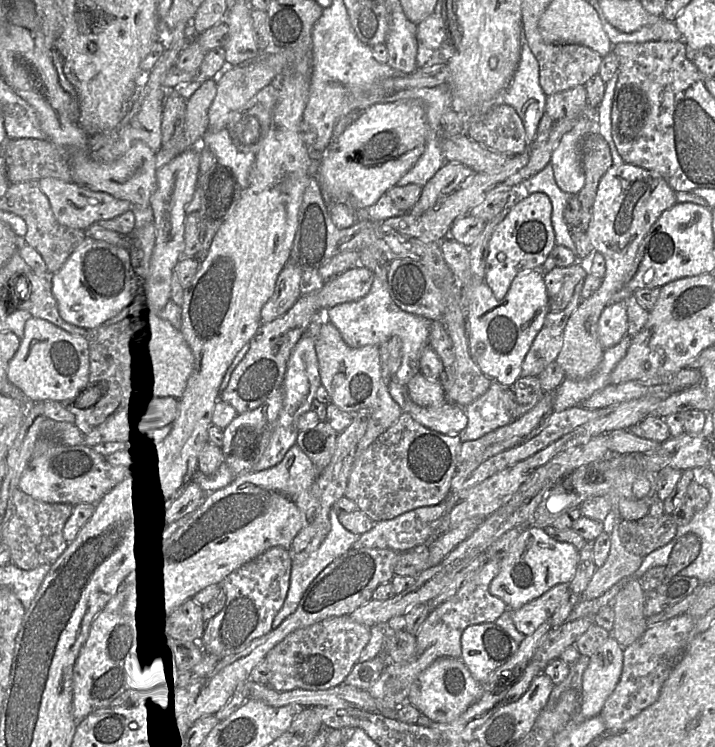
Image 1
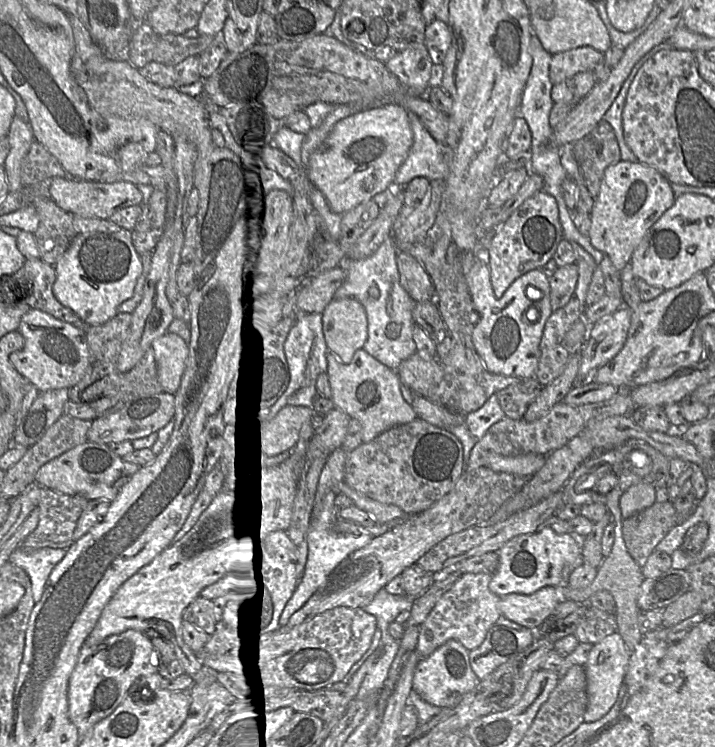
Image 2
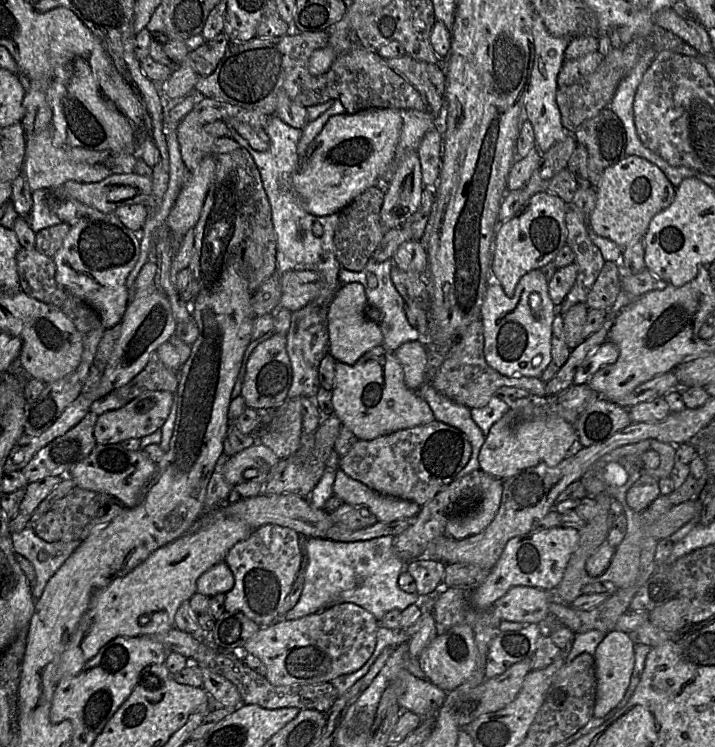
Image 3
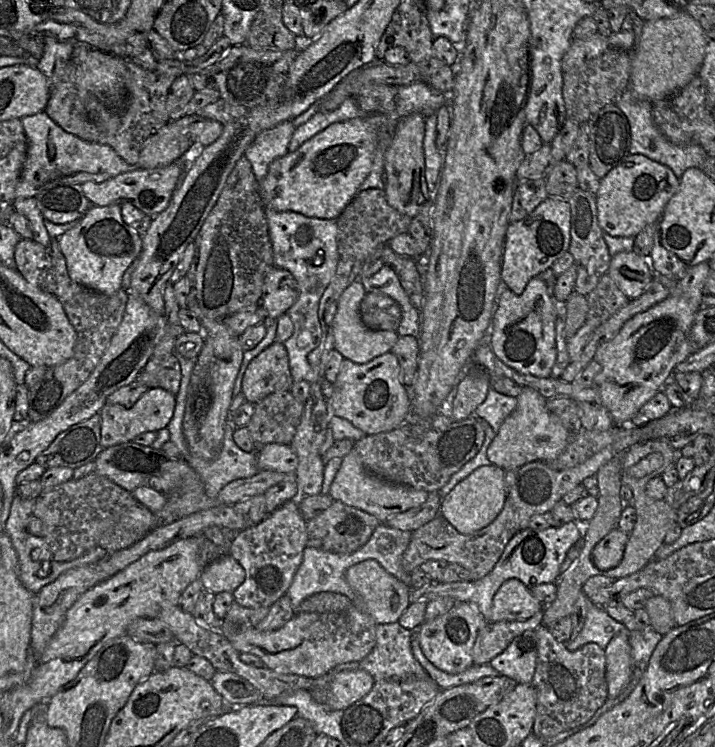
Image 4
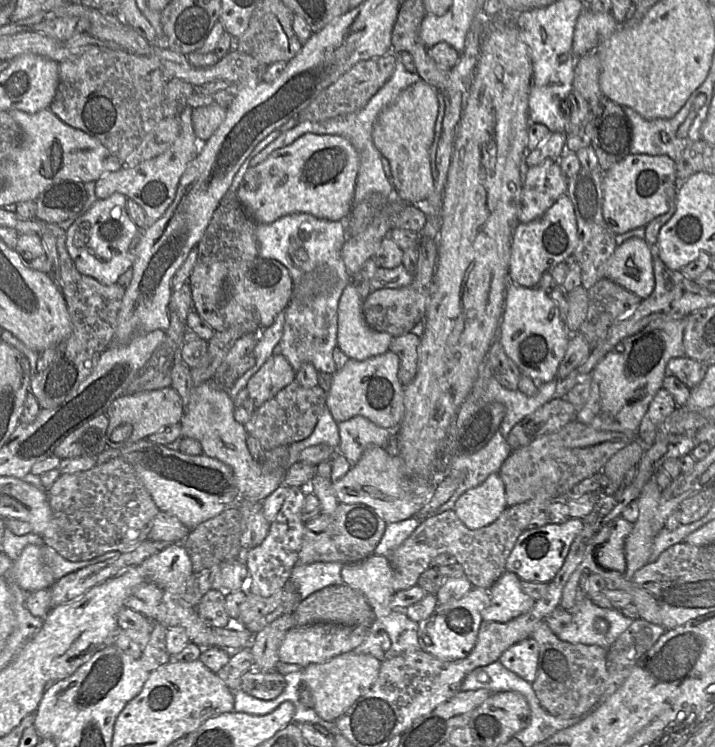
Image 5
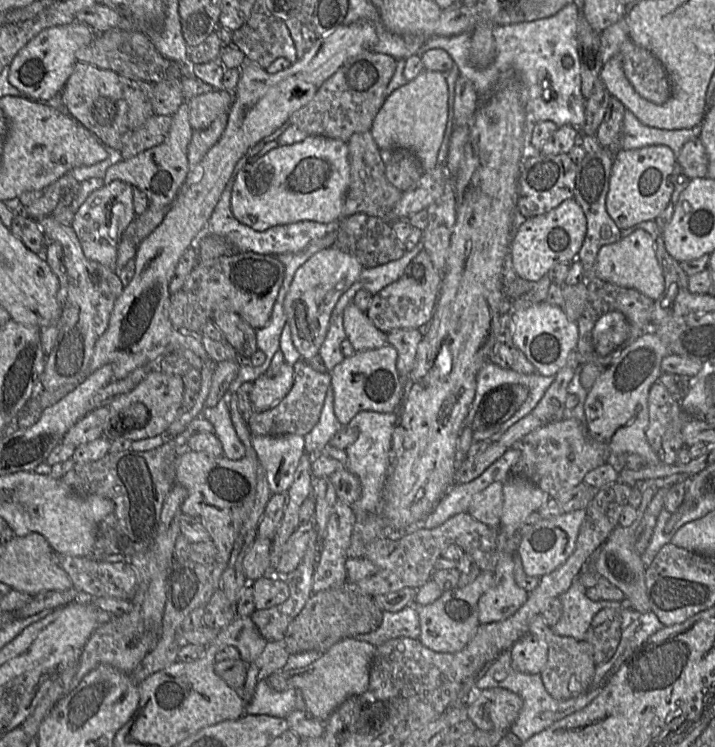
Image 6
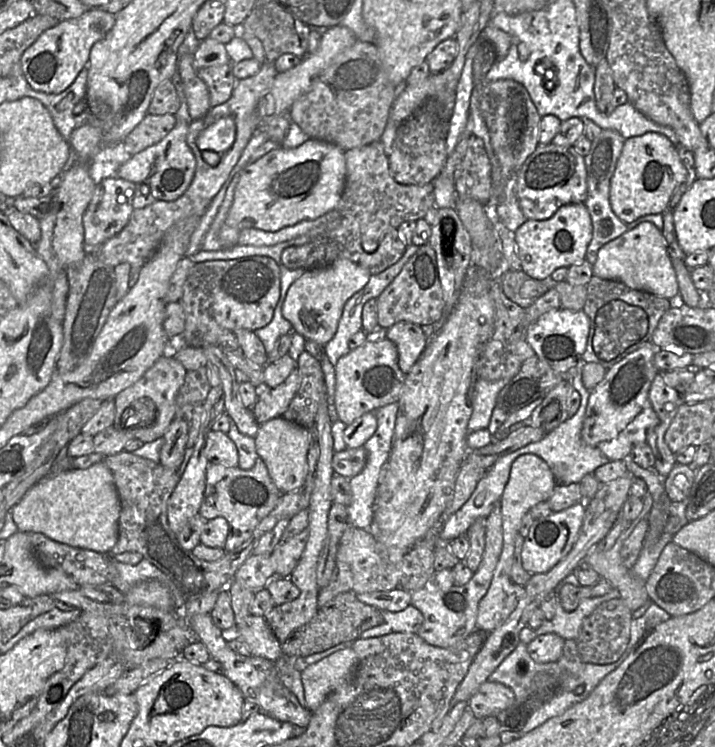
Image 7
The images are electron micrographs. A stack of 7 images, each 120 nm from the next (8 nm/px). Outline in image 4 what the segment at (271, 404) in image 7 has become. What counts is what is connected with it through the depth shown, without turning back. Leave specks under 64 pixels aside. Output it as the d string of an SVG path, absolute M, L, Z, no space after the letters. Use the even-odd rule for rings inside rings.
M274 342L250 361L242 378L241 393L255 405L269 394L289 391L292 383L286 348L283 343Z

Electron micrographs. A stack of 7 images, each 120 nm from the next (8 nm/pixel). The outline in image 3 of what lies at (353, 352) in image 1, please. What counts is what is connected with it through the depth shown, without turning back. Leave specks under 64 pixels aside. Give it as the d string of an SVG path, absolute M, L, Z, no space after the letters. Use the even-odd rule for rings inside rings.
M382 346L367 351L353 365L336 361L331 392L333 414L358 440L372 440L397 430L435 421L426 401L405 385L403 369L393 352Z

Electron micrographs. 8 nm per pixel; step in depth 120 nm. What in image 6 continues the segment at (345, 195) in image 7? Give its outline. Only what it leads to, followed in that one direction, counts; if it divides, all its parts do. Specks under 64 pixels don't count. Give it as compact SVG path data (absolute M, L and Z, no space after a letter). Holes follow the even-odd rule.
M356 133L347 142L350 163L350 183L344 200L341 217L363 213L369 217L383 219L401 199L403 191L393 186L385 176L386 164L381 157L381 150L371 133Z

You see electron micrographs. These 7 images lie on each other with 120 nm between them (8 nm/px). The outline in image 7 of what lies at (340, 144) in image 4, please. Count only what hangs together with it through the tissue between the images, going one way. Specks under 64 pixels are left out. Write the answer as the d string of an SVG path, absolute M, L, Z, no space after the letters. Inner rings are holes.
M309 139L297 148L270 151L240 174L233 203L219 231L222 249L236 246L243 229L274 232L336 209L345 180L345 151L335 144Z

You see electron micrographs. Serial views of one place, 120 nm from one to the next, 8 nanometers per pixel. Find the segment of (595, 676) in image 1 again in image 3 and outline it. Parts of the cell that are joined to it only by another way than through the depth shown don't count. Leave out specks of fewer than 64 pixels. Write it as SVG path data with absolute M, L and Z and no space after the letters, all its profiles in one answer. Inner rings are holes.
M612 630L597 646L594 658L597 693L593 717L601 718L623 698L634 668L634 642L628 633Z

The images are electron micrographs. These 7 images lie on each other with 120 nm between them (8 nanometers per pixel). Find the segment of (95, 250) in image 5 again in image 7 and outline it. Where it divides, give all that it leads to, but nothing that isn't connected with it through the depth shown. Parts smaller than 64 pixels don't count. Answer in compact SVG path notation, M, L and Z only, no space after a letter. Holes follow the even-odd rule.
M119 177L106 178L96 184L92 198L82 216L84 245L87 249L98 247L125 227L134 210L132 207L134 191L133 182Z

